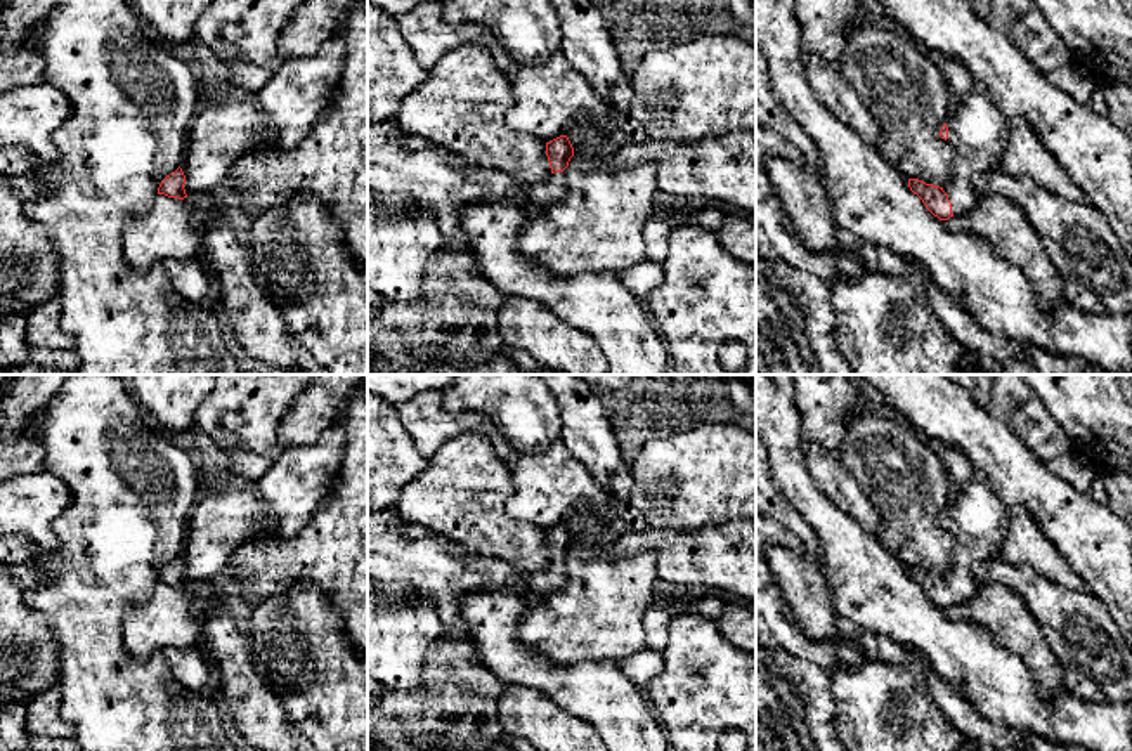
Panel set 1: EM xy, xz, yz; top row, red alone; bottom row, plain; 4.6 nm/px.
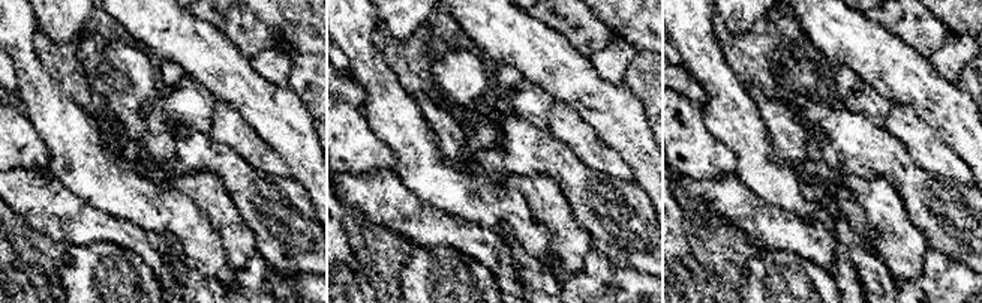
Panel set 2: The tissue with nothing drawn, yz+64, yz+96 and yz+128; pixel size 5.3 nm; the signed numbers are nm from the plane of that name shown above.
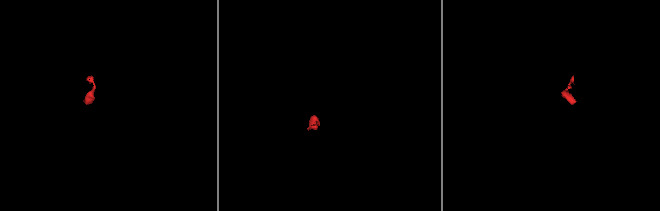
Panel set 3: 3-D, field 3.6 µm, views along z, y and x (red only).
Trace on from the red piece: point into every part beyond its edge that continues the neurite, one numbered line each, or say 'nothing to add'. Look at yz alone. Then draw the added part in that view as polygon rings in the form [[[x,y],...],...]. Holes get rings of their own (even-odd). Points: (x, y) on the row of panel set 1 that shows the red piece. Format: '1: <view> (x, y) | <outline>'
1: yz (978, 130) | [[[981,87],[955,101],[947,121],[947,142],[953,149],[952,172],[943,191],[952,203],[952,213],[971,210],[978,199],[973,179],[993,168],[1009,137],[1009,118]]]

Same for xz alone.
1: xz (553, 189) | [[[569,170],[551,173],[544,182],[527,186],[527,198],[539,208],[562,201],[569,193]]]

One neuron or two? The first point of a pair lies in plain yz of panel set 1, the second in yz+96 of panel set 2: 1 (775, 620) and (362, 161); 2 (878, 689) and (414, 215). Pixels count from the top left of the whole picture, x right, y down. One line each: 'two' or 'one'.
1: two
2: two

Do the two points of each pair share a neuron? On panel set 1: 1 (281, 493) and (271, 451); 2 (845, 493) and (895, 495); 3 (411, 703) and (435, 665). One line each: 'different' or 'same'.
1: different
2: different
3: same

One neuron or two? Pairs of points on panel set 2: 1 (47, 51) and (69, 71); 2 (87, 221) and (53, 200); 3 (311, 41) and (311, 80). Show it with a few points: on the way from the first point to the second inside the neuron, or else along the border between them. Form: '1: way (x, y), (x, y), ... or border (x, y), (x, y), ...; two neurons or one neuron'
1: way (53, 54), (63, 65); one neuron
2: way (78, 221), (62, 209); one neuron
3: border (311, 54), (297, 56); two neurons

